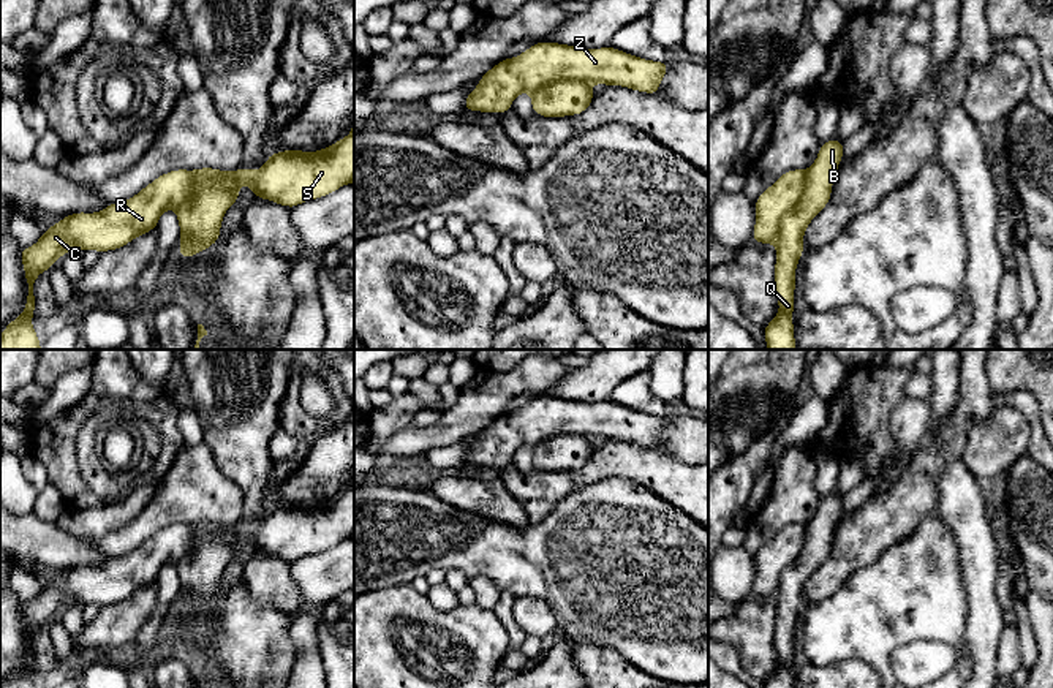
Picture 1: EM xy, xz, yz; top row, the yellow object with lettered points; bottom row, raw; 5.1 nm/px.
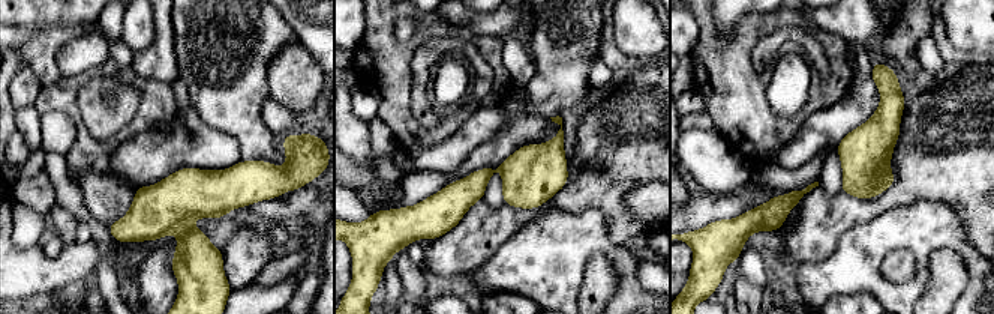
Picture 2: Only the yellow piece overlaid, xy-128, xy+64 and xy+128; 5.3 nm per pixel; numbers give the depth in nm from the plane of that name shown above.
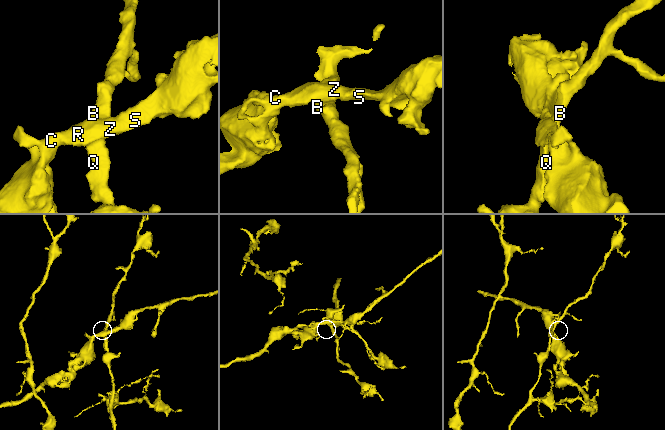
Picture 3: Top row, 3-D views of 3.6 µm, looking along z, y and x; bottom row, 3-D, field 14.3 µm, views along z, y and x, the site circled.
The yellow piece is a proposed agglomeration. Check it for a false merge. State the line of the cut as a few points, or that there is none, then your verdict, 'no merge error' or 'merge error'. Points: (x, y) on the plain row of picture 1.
cut in yz along (805, 525), (803, 549), (783, 571), (778, 592), (773, 597); merge error

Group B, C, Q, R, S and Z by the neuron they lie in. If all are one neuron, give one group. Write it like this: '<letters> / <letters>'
B Q / C R S Z

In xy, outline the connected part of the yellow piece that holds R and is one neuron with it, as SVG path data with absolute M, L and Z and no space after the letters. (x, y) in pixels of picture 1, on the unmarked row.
M176 524L161 528L153 536L145 539L131 554L108 558L101 566L76 566L63 571L58 577L43 585L40 595L30 603L21 603L21 615L25 623L27 653L25 663L21 671L6 679L3 688L36 688L32 682L32 672L35 671L35 634L43 625L49 625L55 620L55 614L66 609L71 603L96 604L100 607L109 604L119 604L130 598L133 593L157 584L160 571L168 565L177 565L194 546L198 539L196 525Z

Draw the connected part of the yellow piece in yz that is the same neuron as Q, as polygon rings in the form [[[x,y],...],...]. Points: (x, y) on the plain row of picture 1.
[[[836,492],[821,498],[816,516],[805,525],[805,544],[800,557],[783,571],[775,596],[776,617],[773,644],[779,658],[778,669],[764,682],[764,688],[794,688],[795,623],[802,612],[803,590],[813,573],[828,558],[844,497]]]

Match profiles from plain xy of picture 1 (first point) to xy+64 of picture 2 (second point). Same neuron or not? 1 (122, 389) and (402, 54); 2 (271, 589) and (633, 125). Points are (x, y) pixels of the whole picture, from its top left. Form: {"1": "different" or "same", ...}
{"1": "different", "2": "same"}

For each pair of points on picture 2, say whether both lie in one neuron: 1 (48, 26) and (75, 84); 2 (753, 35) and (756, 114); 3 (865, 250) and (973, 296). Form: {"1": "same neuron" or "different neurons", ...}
{"1": "different neurons", "2": "same neuron", "3": "same neuron"}

